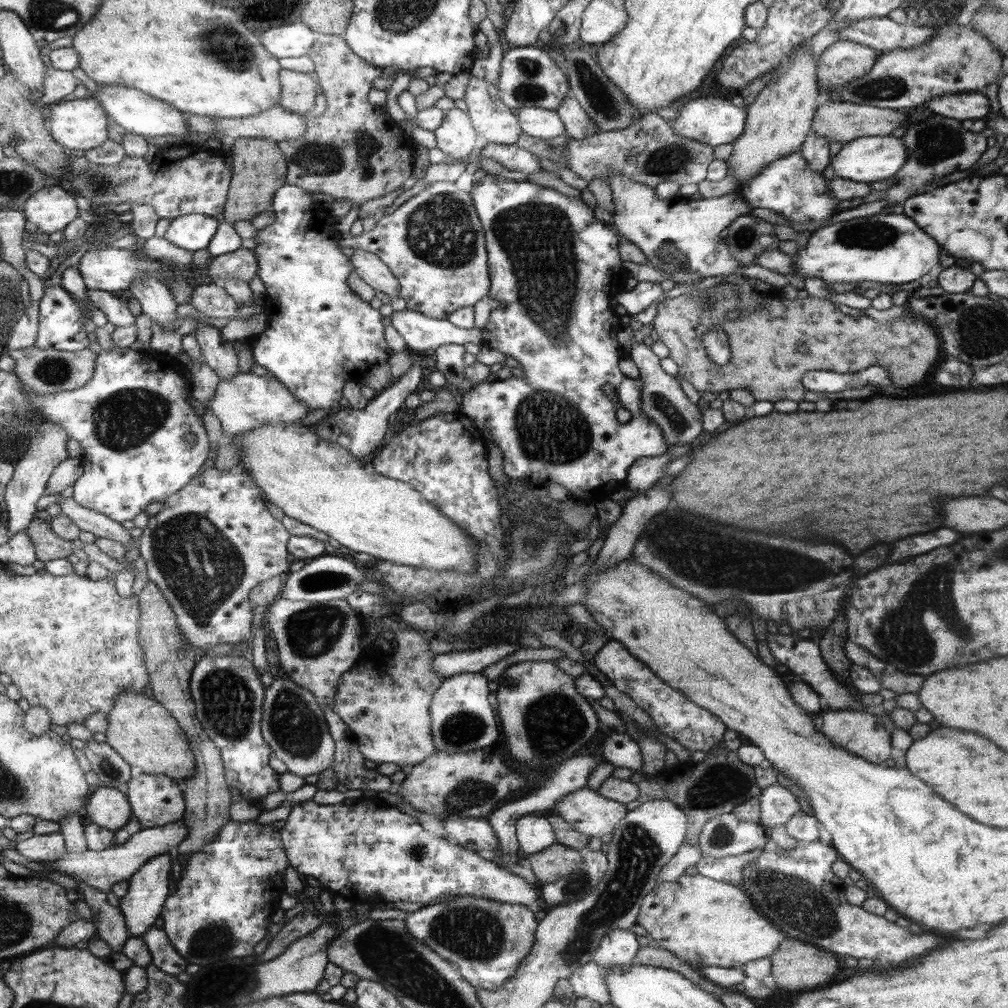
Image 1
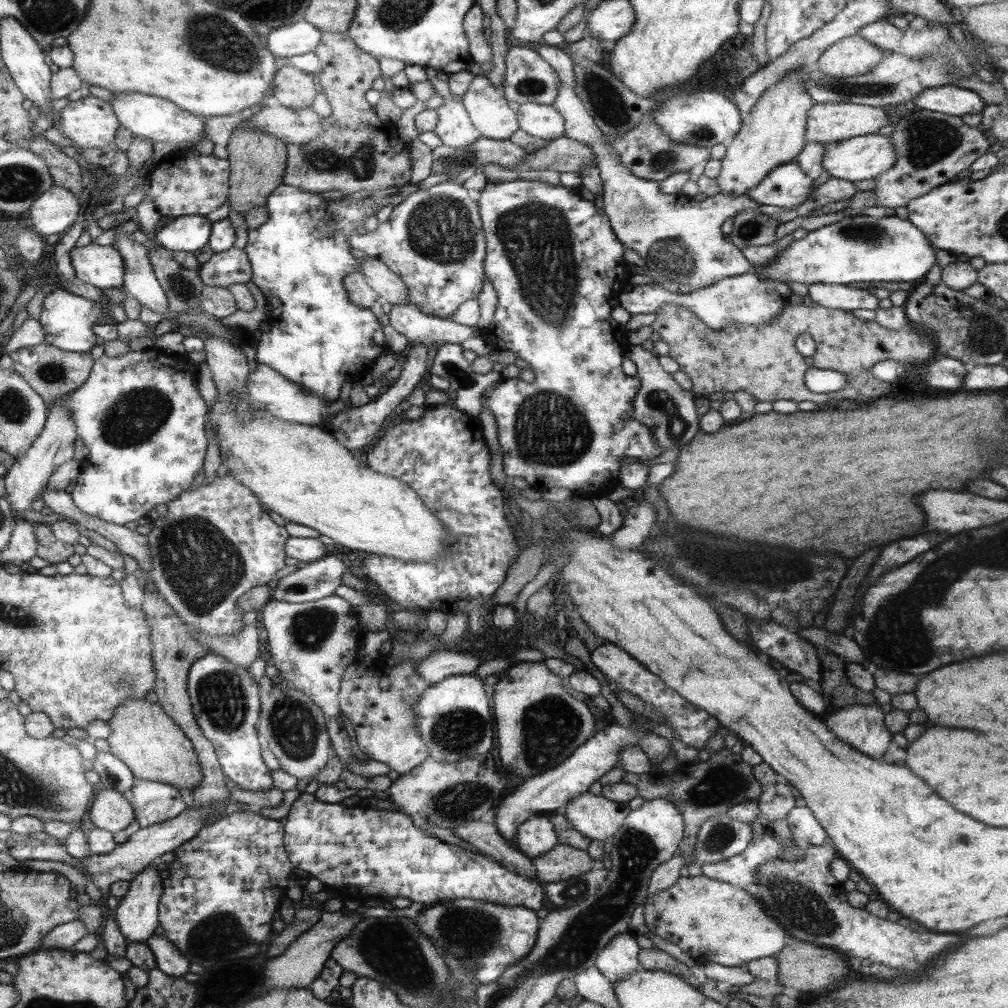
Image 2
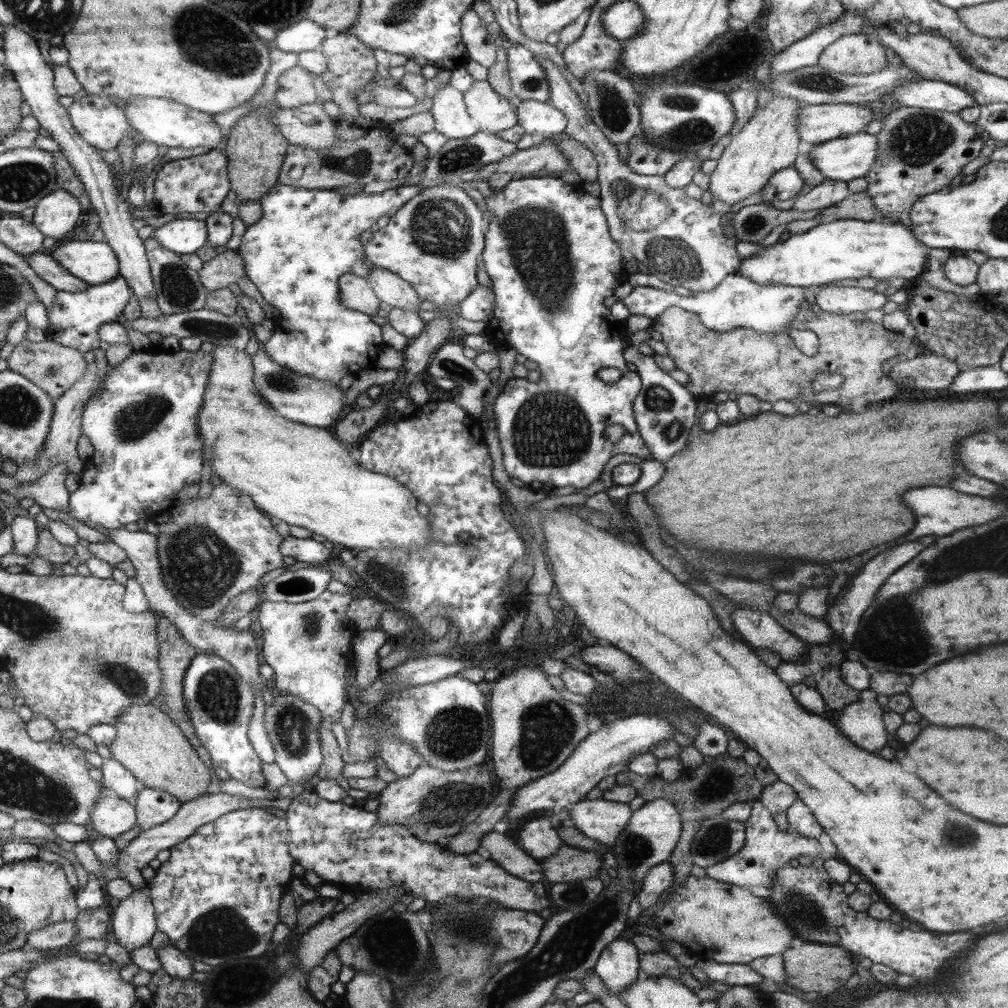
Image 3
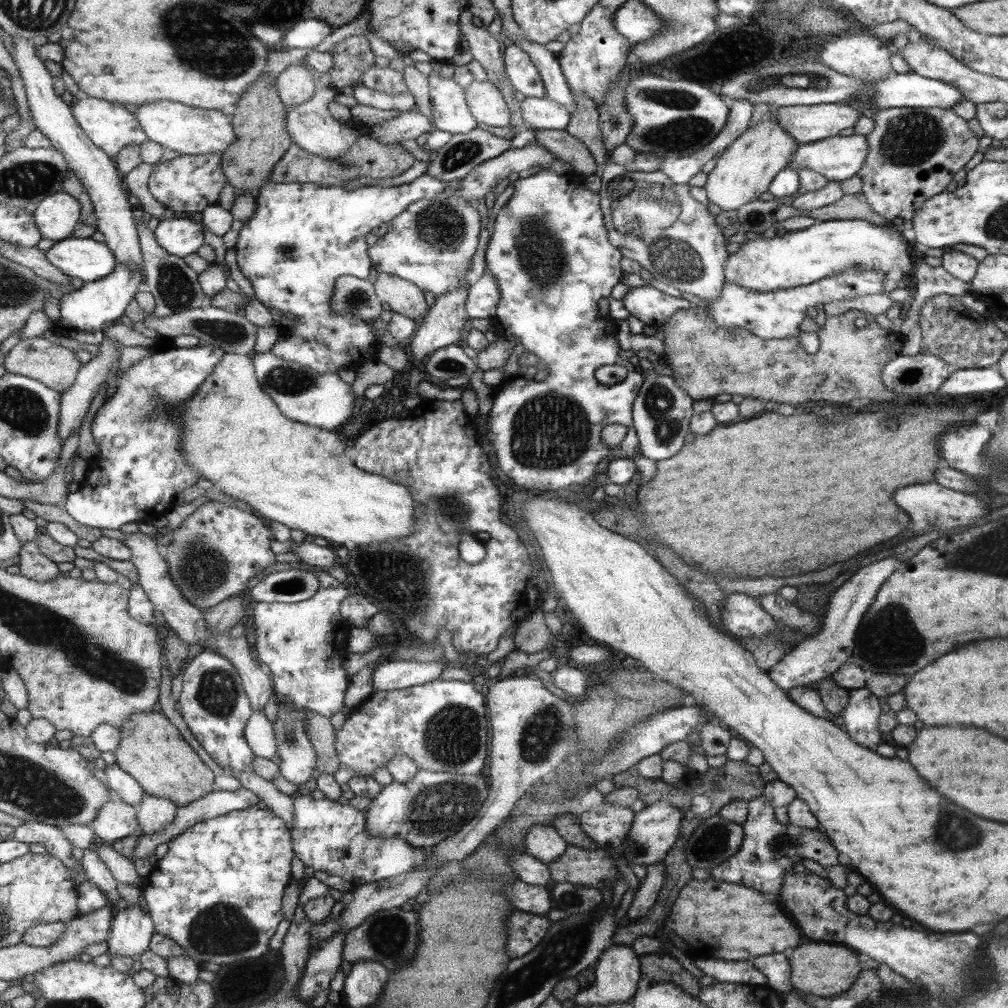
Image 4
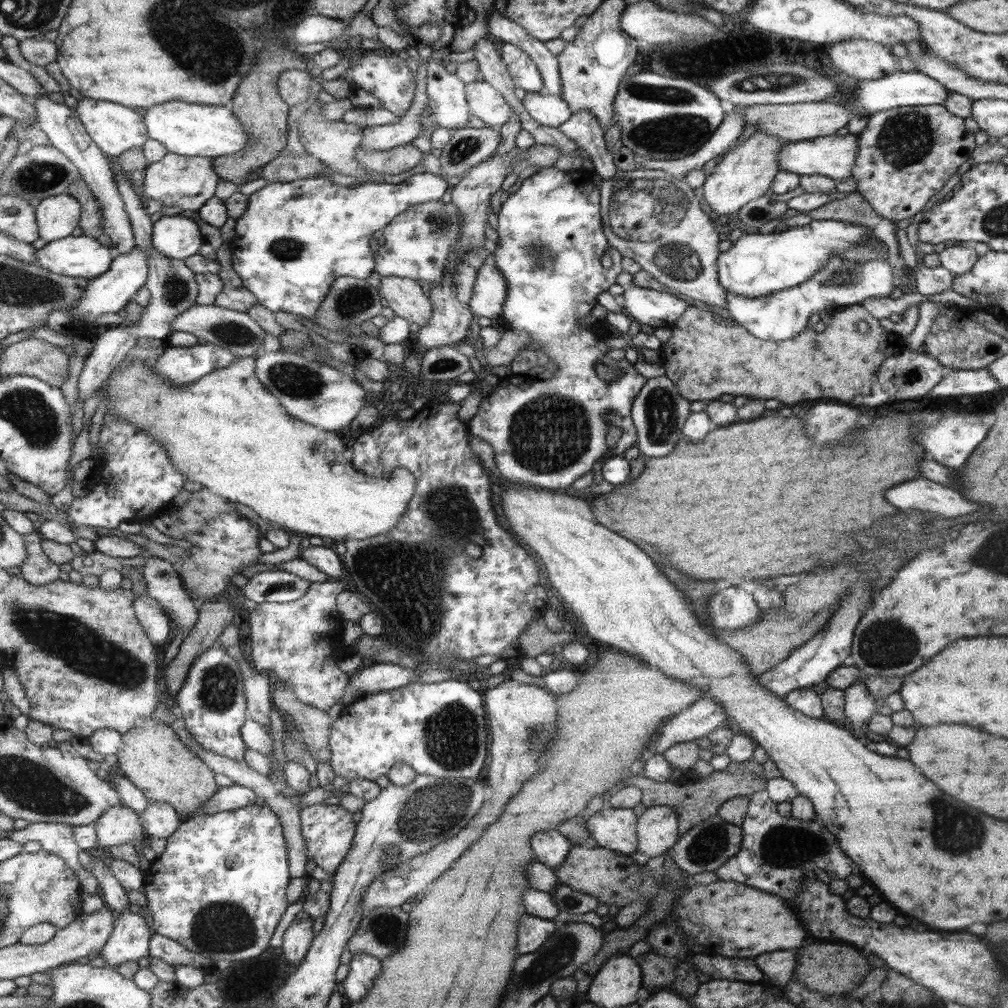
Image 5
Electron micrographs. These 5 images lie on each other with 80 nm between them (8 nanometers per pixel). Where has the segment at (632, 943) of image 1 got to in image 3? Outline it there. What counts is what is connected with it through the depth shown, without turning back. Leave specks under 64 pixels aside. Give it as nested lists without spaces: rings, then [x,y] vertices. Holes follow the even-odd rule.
[[[619,937],[599,956],[594,971],[609,992],[622,996],[638,976],[638,956],[640,952],[632,940]]]

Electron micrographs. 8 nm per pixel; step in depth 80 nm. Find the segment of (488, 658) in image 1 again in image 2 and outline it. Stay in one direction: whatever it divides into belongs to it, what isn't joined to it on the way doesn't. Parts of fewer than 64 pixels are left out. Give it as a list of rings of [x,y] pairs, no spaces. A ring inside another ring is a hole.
[[[433,652],[432,656],[423,657],[419,660],[420,677],[424,681],[434,683],[442,682],[454,674],[470,675],[478,668],[478,660],[468,654],[460,652]]]

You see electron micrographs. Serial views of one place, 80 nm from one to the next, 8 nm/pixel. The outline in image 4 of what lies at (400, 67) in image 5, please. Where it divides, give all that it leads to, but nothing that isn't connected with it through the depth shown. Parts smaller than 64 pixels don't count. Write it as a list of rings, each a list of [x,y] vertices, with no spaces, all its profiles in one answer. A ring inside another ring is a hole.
[[[378,62],[372,63],[367,69],[363,70],[360,84],[392,96],[409,92],[403,71],[394,70],[388,65],[388,63],[384,66],[381,66]]]

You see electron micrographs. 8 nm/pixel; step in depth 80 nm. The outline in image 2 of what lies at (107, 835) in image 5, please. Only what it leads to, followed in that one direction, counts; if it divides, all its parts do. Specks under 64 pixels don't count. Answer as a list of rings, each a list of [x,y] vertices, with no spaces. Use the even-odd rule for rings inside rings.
[[[100,788],[91,805],[90,822],[116,834],[135,822],[135,810],[121,792],[112,788]]]

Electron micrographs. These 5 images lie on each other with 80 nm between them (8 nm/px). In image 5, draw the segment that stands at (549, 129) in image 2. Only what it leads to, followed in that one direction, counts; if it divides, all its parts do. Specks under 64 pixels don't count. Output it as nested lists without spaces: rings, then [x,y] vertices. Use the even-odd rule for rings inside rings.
[[[526,92],[521,101],[530,116],[544,126],[556,128],[571,117],[572,110],[568,103],[548,92]]]

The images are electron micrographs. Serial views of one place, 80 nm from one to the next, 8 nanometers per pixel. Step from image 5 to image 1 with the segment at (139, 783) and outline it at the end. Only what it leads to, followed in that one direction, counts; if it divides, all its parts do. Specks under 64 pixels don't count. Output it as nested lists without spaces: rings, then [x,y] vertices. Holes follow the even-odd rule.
[[[124,692],[107,715],[107,724],[104,733],[107,744],[132,766],[133,771],[139,770],[148,775],[163,774],[179,784],[195,774],[197,762],[187,734],[156,699],[152,700],[144,693]]]

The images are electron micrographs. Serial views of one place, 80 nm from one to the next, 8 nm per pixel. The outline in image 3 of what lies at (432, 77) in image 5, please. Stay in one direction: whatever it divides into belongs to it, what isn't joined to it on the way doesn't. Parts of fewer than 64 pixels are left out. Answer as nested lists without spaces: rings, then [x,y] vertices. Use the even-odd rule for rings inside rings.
[[[450,83],[439,85],[433,97],[432,108],[429,112],[435,120],[435,129],[449,139],[461,139],[472,136],[479,131],[479,126],[468,112],[464,102],[463,92],[454,88]]]

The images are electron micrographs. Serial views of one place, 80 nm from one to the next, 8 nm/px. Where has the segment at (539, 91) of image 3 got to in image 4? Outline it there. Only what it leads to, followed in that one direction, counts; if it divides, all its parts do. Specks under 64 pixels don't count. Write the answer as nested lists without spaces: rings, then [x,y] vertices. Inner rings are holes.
[[[514,44],[503,47],[502,55],[505,73],[507,78],[510,78],[514,90],[522,92],[526,97],[546,96],[540,73],[527,52]]]

